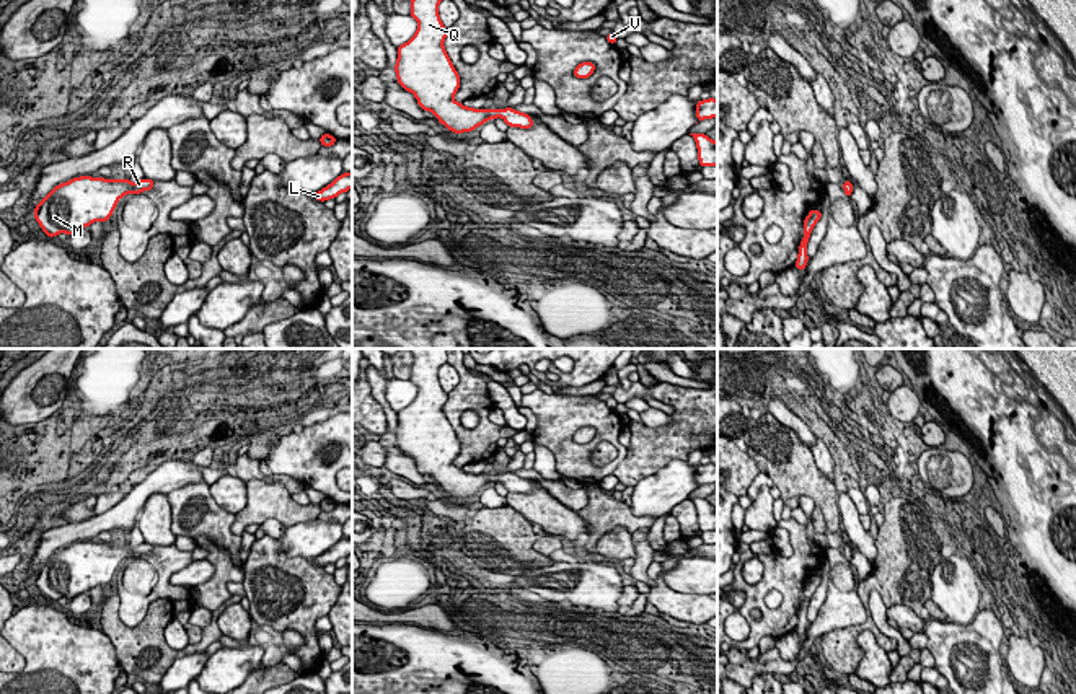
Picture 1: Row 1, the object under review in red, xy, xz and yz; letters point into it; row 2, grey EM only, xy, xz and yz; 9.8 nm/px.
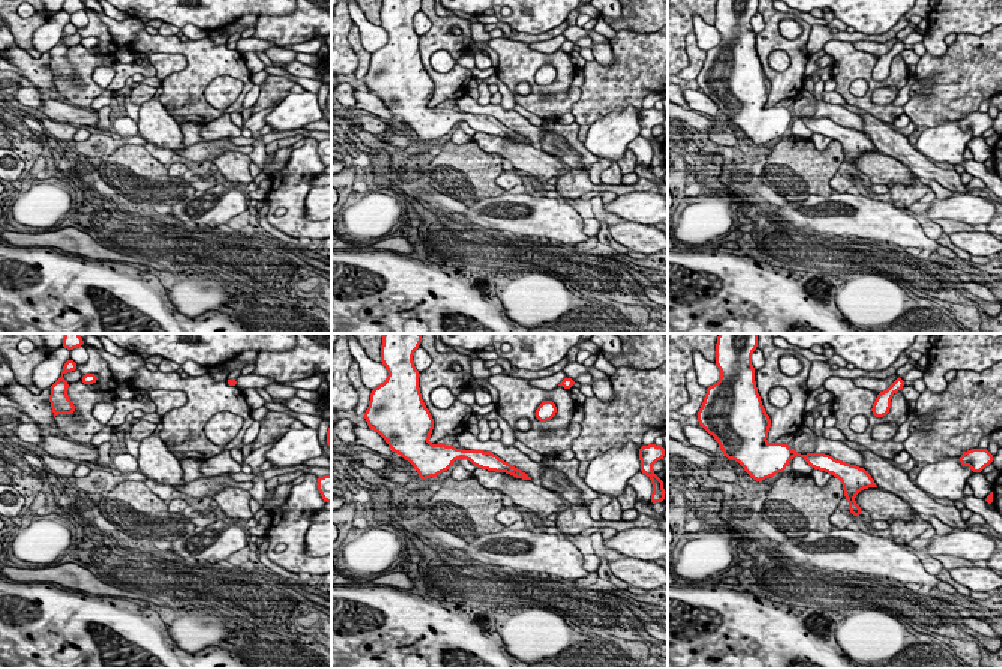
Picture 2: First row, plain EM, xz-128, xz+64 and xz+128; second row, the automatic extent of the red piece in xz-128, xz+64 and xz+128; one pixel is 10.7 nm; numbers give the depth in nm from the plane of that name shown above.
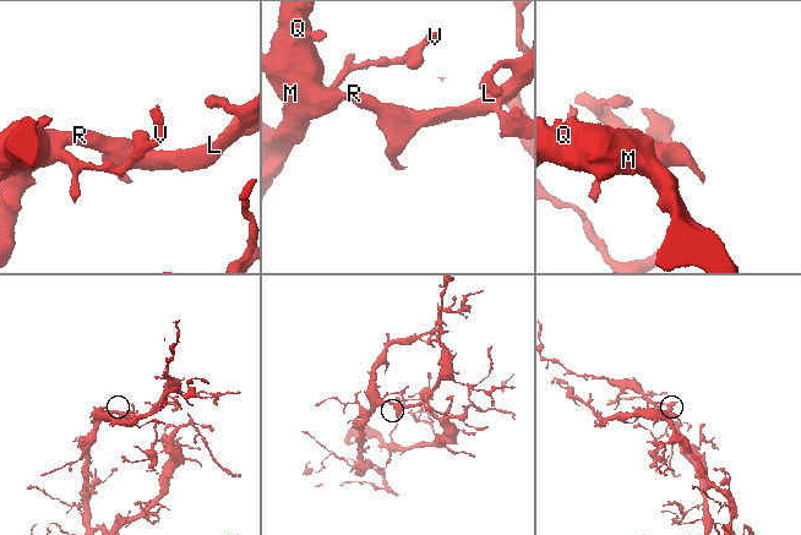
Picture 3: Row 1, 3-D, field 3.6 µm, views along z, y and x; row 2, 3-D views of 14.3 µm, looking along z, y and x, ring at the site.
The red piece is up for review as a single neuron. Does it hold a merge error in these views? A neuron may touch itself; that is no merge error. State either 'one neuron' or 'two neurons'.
one neuron

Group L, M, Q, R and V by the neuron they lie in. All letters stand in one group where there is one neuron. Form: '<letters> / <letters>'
L M Q R V

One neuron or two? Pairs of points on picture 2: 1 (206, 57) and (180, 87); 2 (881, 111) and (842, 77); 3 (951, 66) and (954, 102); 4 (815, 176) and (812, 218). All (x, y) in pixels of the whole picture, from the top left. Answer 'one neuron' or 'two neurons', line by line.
1: one neuron
2: one neuron
3: one neuron
4: two neurons

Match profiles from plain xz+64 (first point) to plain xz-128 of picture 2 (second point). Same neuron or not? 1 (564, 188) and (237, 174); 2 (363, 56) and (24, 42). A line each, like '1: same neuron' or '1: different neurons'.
1: same neuron
2: same neuron

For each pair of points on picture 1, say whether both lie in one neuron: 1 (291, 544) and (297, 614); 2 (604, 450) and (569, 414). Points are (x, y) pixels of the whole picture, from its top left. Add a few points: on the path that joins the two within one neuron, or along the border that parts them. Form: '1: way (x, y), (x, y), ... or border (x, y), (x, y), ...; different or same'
1: border (279, 538), (281, 548), (289, 556), (312, 559); different
2: border (618, 450), (604, 465), (592, 465), (589, 461); different

